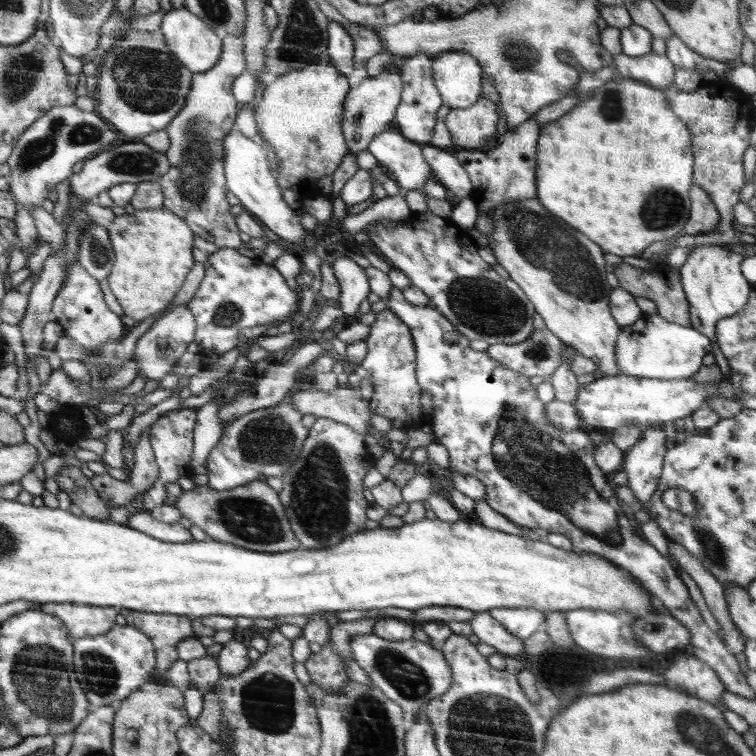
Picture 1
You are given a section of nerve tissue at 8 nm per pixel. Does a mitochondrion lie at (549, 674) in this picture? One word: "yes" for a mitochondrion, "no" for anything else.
no

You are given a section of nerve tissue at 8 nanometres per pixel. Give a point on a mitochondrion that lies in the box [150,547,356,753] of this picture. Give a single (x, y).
(268, 703)

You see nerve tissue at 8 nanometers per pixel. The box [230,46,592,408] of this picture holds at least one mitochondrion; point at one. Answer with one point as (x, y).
(489, 308)

